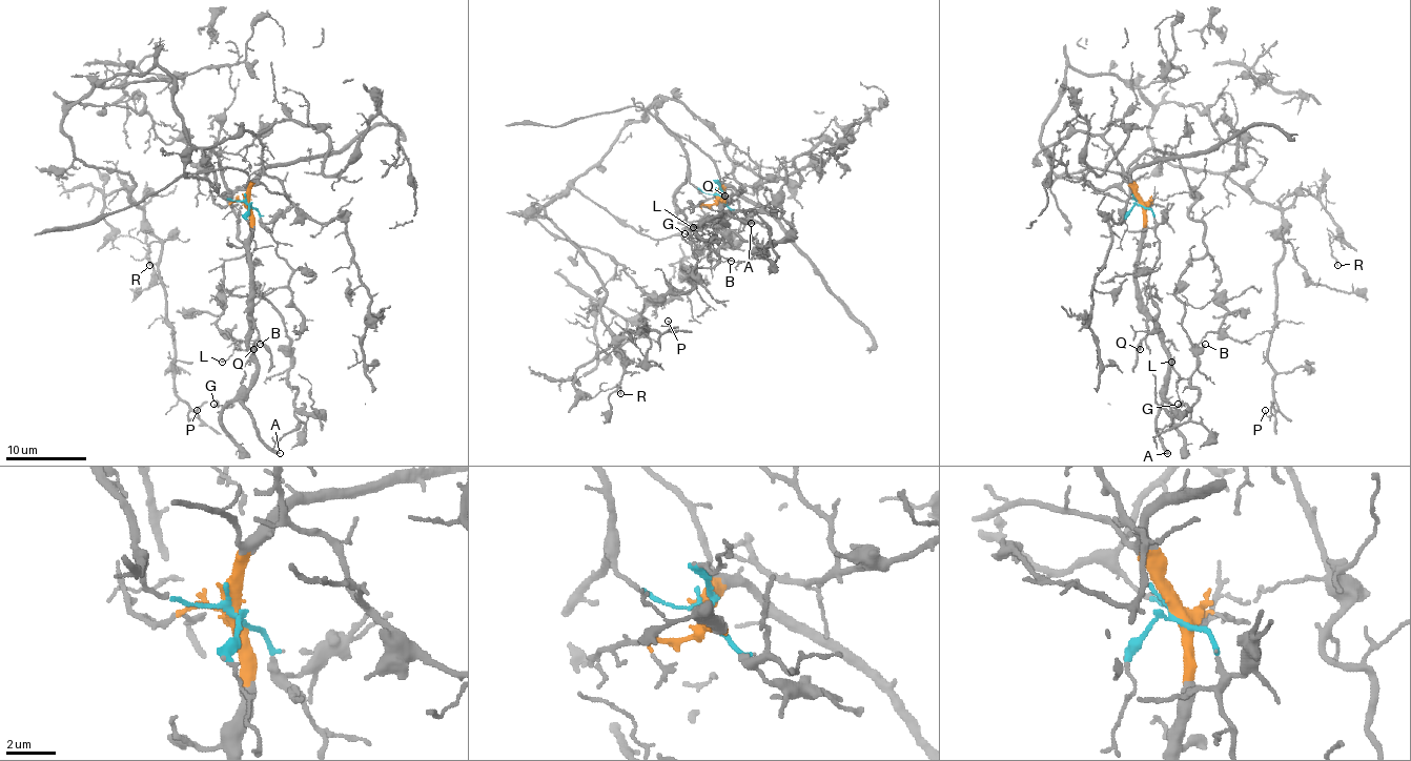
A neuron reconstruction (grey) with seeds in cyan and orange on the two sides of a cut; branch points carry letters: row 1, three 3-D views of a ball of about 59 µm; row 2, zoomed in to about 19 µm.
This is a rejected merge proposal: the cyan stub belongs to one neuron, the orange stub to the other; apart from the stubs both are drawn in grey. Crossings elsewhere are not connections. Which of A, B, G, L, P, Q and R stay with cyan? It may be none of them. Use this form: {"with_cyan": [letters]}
{"with_cyan": ["B", "P", "R"]}

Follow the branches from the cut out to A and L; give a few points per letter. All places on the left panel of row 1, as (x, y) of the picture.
A: (247, 204), (249, 346), (256, 364), (256, 383), (244, 407), (256, 433), (280, 453)
L: (247, 204), (249, 333), (236, 342), (233, 352), (221, 362)

